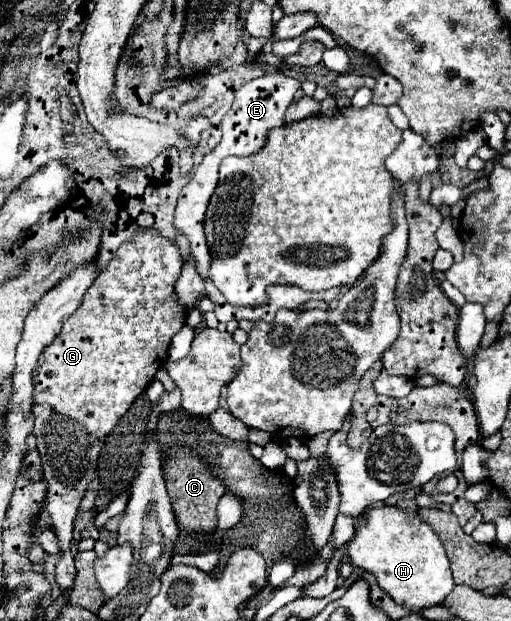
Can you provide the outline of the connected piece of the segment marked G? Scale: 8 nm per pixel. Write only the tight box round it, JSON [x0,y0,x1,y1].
[34,230,188,594]

